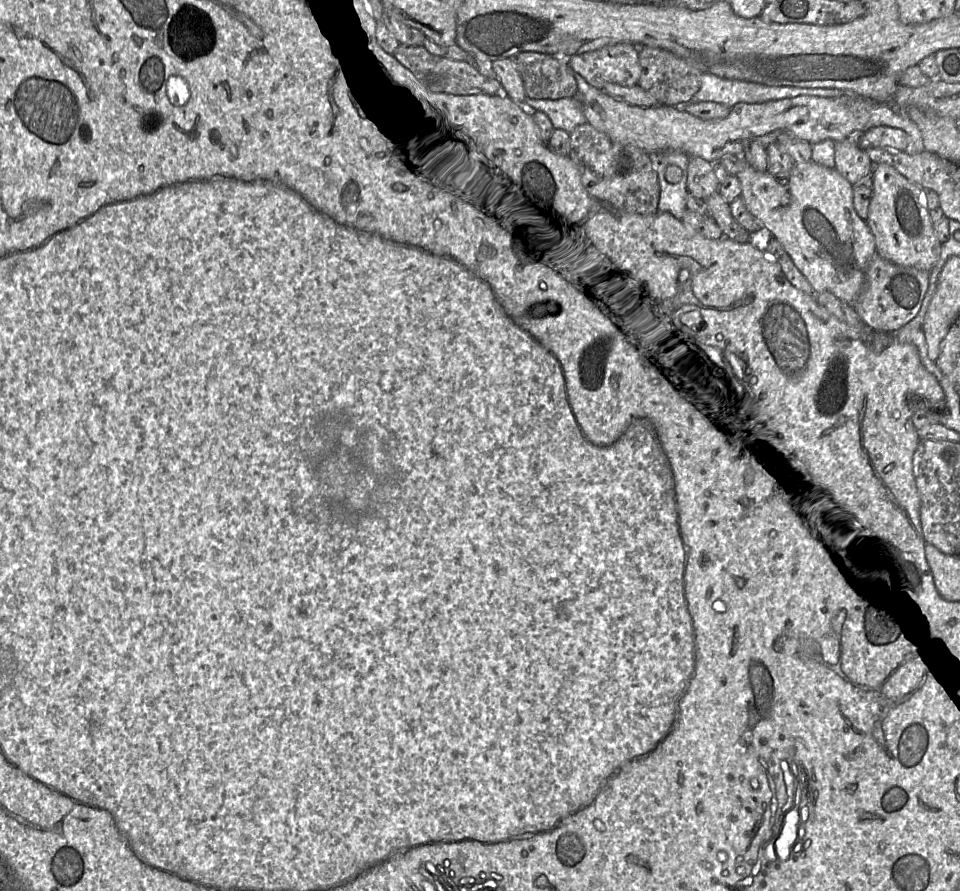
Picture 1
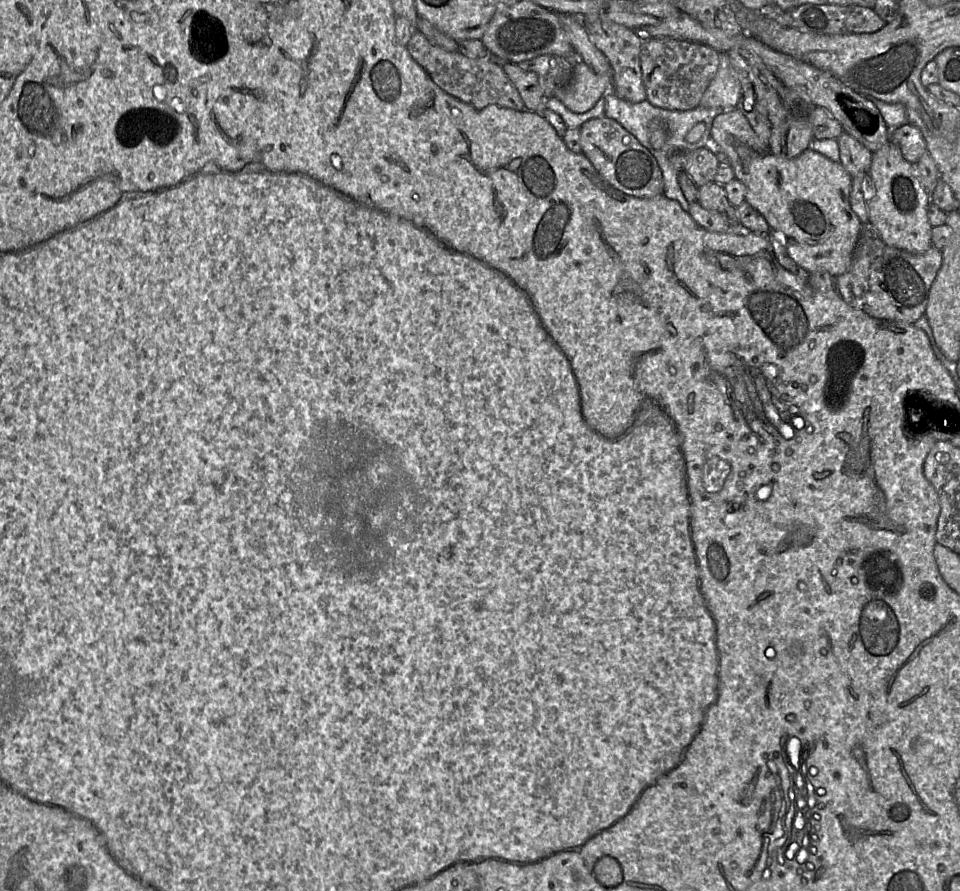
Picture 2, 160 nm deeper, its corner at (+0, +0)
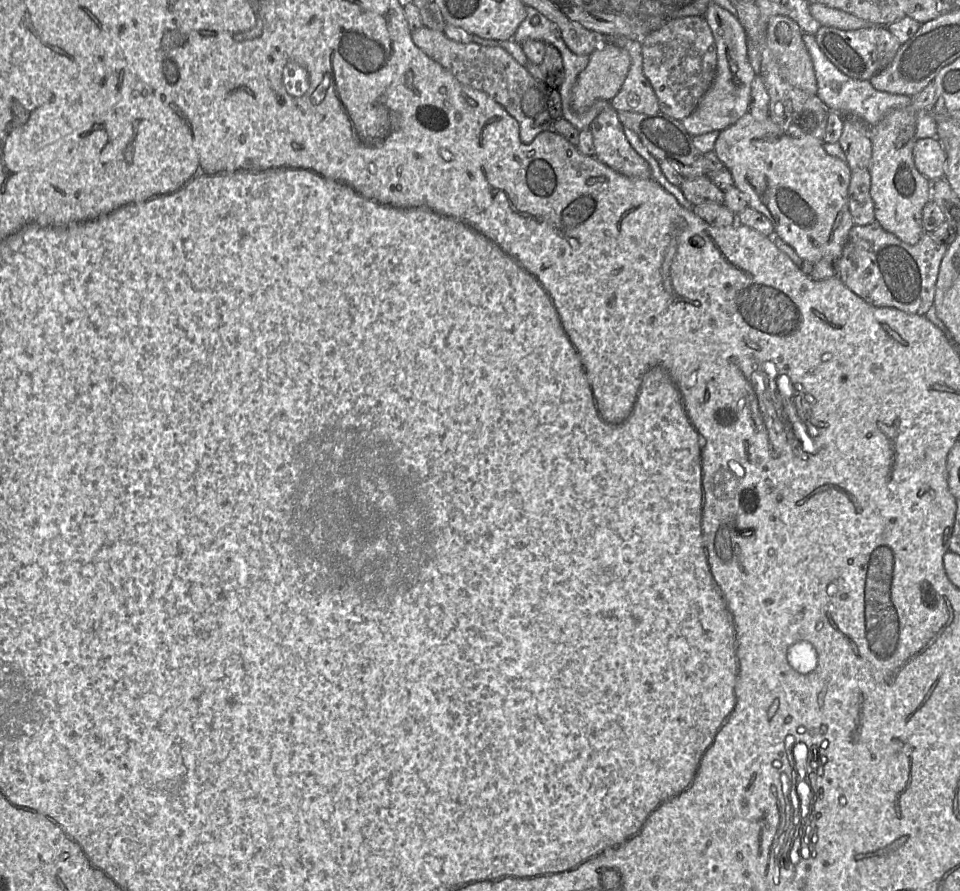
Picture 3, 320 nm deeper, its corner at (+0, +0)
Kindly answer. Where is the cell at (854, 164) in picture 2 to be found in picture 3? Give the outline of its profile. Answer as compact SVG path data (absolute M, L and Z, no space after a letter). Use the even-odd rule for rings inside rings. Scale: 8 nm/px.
M845 118L838 141L851 170L869 169L872 160L872 141L869 128L853 118Z

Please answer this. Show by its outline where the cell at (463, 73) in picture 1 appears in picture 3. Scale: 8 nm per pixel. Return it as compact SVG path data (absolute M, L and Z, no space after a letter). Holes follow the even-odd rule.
M423 26L422 28L418 29L417 31L414 31L413 33L411 33L411 38L412 38L413 42L414 42L414 44L421 51L423 51L429 58L431 58L432 60L434 60L435 62L440 64L444 69L449 71L461 84L463 84L463 85L465 85L467 87L470 87L472 89L475 89L475 90L478 90L478 91L486 93L495 102L497 102L499 105L501 105L506 110L506 112L518 122L518 124L519 124L519 138L520 138L520 141L522 143L529 144L540 133L552 129L554 119L551 117L550 112L549 112L549 89L554 89L554 88L548 88L543 83L535 80L530 75L530 73L527 71L525 66L522 66L519 63L517 63L515 61L515 59L510 54L508 54L504 49L502 49L500 47L481 46L481 45L478 45L478 44L475 44L475 43L463 44L463 43L454 42L454 41L448 39L444 35L443 31L432 30L432 29L429 29L429 28L425 27L425 26Z

